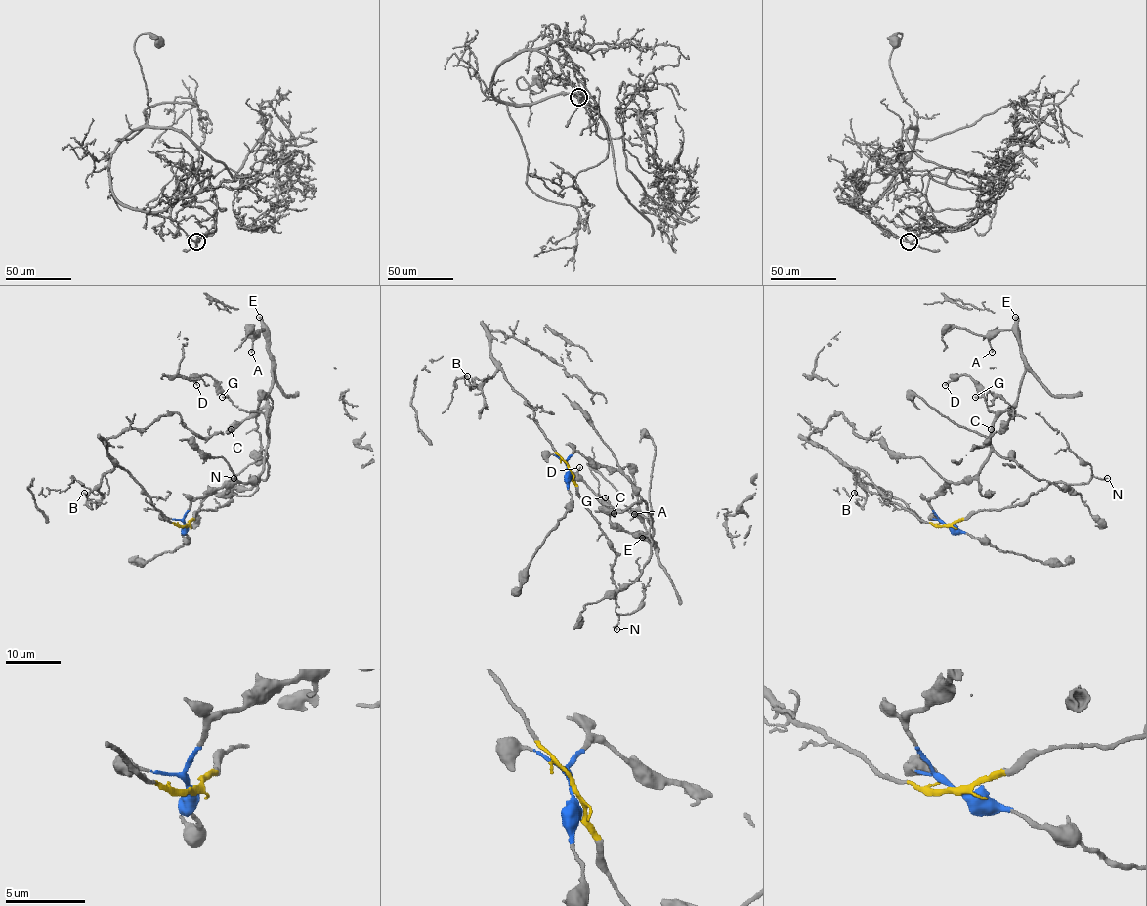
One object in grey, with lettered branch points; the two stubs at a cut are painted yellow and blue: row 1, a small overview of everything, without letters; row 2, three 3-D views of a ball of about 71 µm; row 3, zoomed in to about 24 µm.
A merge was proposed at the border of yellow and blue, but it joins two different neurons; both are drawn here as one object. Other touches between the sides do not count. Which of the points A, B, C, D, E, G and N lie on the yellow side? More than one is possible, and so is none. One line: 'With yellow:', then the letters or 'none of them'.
With yellow: B, N

